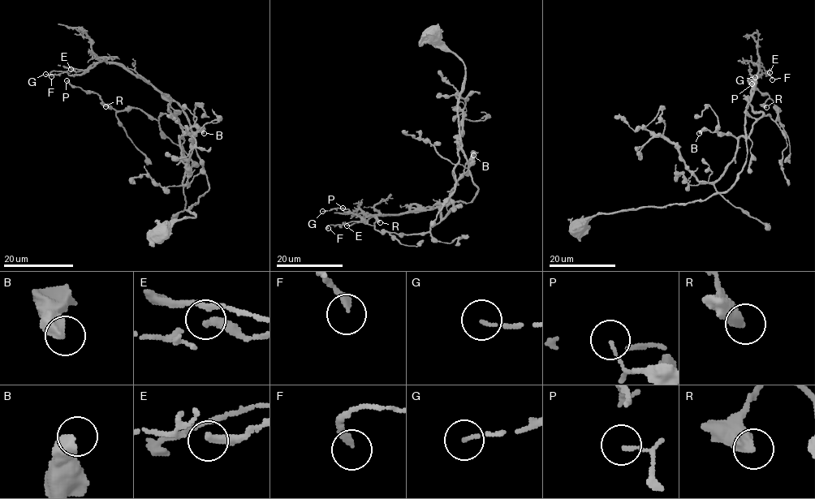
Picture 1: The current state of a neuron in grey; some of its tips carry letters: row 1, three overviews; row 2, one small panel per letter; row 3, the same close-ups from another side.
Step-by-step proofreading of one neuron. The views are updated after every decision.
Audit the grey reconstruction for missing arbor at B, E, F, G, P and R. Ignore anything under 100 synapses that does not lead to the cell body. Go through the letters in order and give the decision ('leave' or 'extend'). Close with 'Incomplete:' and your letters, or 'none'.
B: leave
E: leave
F: leave
G: leave
P: leave
R: leave
Incomplete: none

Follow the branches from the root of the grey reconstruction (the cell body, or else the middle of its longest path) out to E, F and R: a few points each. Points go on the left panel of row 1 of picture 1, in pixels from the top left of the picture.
E: (162, 229), (194, 217), (187, 210), (209, 188), (188, 118), (117, 64), (98, 62), (71, 69)
F: (162, 229), (194, 217), (187, 210), (209, 188), (188, 118), (114, 63), (67, 67), (51, 76)
R: (162, 229), (194, 217), (187, 210), (209, 188), (189, 119), (115, 110), (100, 96), (105, 106)

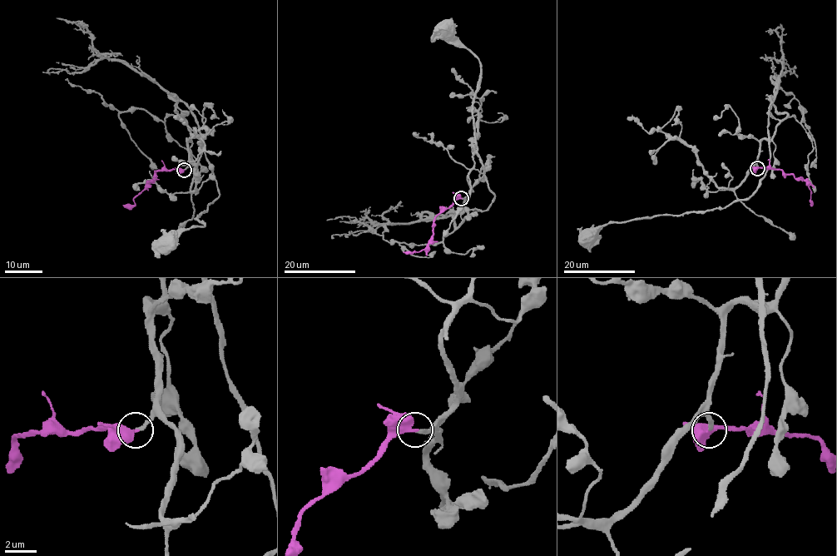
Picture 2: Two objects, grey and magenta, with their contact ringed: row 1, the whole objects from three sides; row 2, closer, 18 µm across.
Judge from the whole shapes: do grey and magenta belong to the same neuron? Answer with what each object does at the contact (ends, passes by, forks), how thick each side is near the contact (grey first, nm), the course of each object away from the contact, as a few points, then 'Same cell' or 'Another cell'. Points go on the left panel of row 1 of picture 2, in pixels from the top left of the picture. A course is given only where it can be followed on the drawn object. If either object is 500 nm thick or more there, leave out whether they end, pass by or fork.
At the ring grey ends. At the ring magenta ends. Thickness 190 nm (grey) against 460 nm. Course of grey: (185, 169), (190, 131), (183, 117), (190, 112), (219, 196), (195, 219), (204, 225), (190, 226), (168, 239). Course of magenta: (183, 169), (158, 170), (152, 181), (134, 198), (134, 205), (122, 205). Same cell

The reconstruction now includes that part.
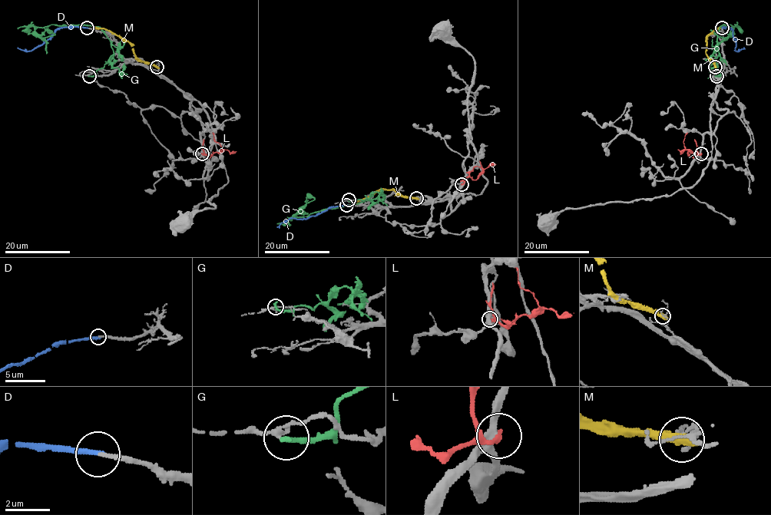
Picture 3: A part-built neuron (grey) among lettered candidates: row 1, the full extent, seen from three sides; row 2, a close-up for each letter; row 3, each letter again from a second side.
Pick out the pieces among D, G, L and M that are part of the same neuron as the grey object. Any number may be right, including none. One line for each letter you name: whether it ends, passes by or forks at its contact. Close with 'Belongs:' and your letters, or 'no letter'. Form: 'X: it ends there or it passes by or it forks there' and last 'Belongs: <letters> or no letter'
D: it ends there
Belongs: D

